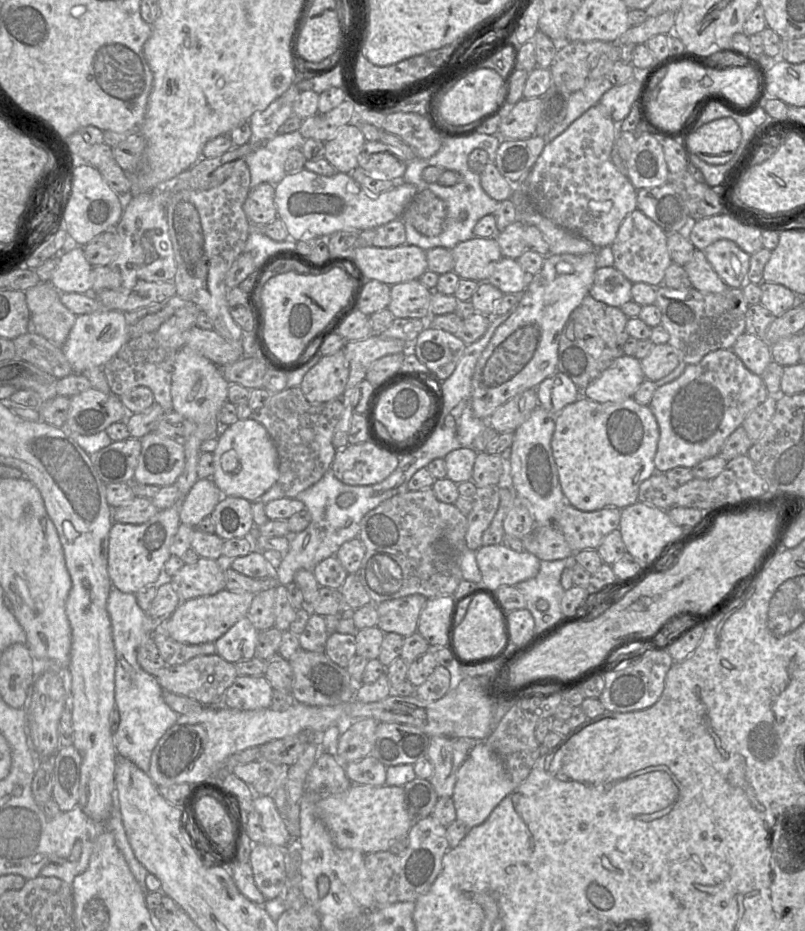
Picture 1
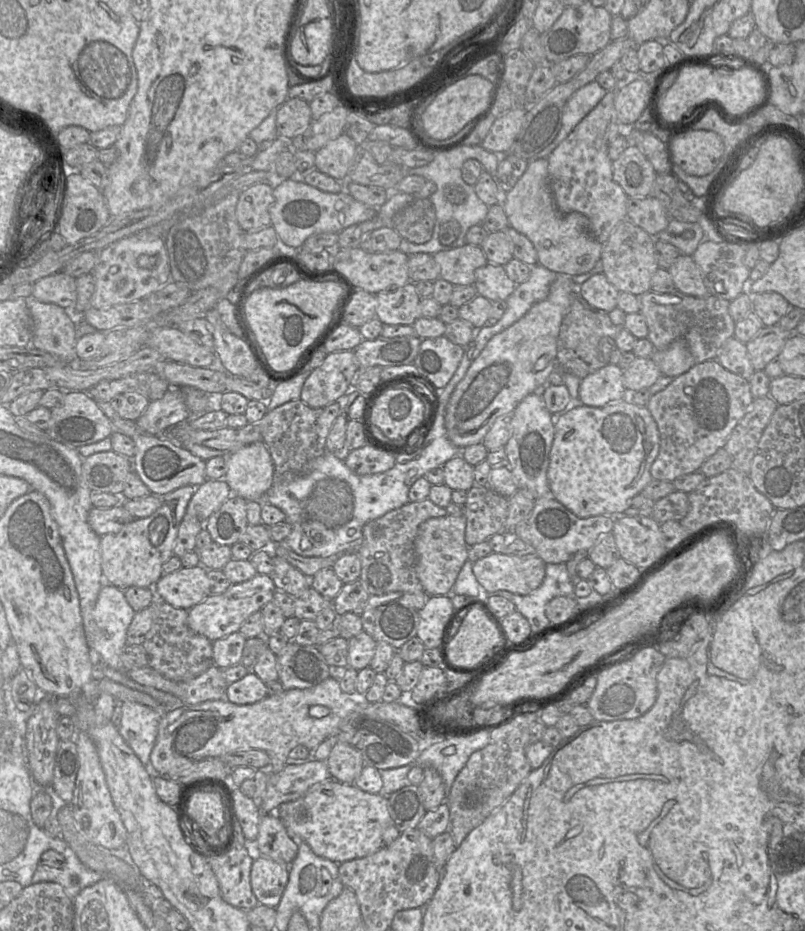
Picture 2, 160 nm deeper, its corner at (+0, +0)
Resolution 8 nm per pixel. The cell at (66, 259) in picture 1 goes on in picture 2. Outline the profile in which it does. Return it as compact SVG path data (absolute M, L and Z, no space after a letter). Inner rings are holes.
M63 271L45 276L33 283L31 296L41 302L54 303L63 308L75 306L76 278Z

